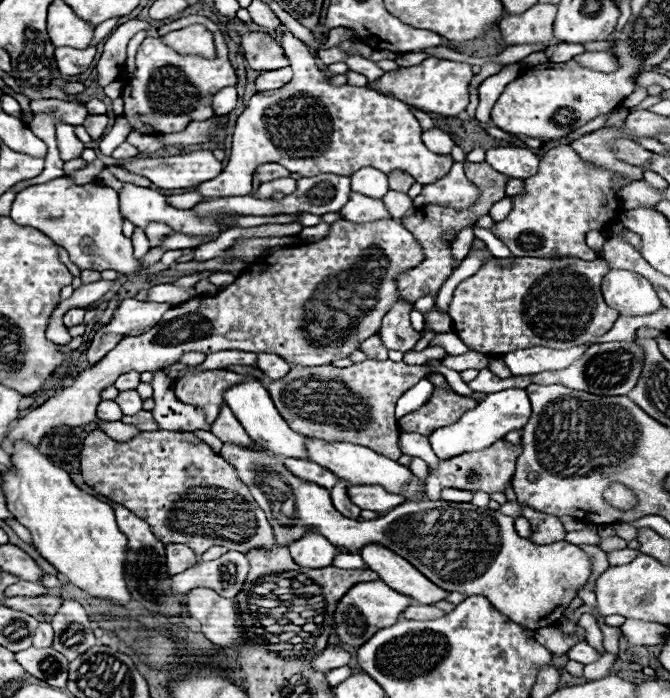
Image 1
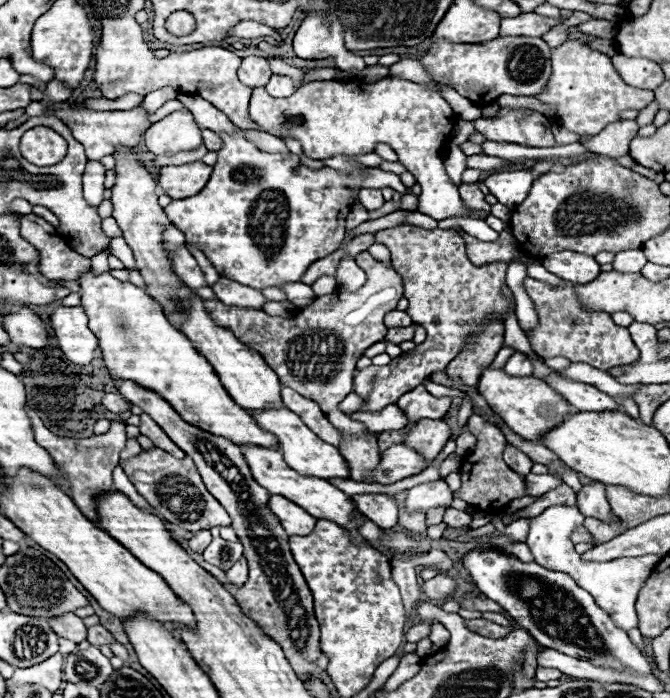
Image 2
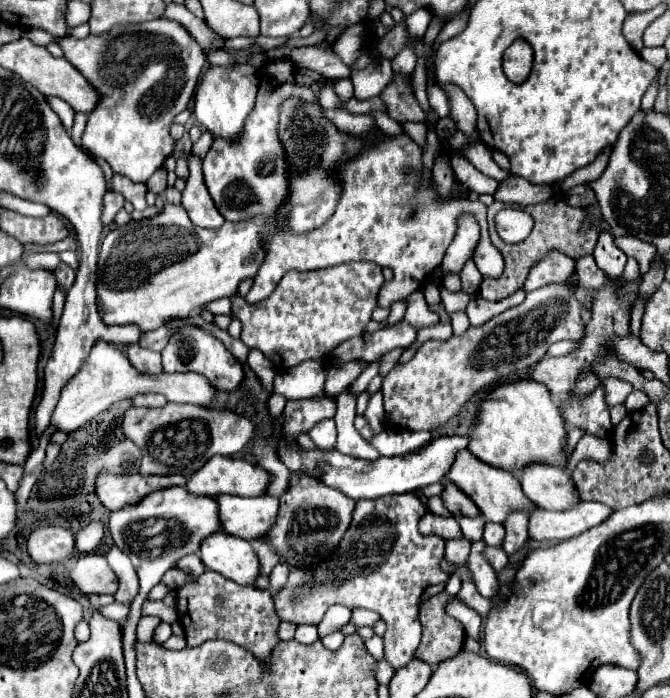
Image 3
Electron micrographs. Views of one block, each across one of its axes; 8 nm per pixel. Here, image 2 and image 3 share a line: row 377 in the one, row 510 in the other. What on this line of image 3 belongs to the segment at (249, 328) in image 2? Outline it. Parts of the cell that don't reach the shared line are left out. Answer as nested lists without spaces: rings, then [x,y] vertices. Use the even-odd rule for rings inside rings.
[[[290,472],[290,484],[280,496],[276,524],[272,524],[272,532],[264,540],[280,552],[280,562],[286,562],[290,568],[312,568],[322,556],[332,556],[352,522],[354,506],[356,500],[344,496],[338,488],[330,488],[306,472]]]

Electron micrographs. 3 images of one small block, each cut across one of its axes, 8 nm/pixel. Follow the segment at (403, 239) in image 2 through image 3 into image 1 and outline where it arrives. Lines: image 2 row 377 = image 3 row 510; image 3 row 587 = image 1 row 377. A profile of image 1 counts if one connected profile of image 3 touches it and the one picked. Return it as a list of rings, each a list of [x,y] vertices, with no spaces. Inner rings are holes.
[[[368,358],[348,368],[292,368],[282,380],[272,382],[268,392],[278,412],[294,432],[322,440],[348,440],[350,444],[364,444],[366,448],[398,460],[402,450],[398,446],[400,430],[394,416],[396,400],[422,378],[428,378],[430,372],[436,374],[438,368]]]

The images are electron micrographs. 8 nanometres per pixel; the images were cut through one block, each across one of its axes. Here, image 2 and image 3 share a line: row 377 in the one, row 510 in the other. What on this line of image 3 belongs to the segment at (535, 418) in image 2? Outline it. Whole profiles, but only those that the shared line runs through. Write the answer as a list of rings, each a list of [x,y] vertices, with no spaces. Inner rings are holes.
[[[464,450],[460,456],[456,456],[456,464],[450,468],[448,476],[450,482],[454,482],[466,496],[474,500],[474,504],[482,510],[486,522],[504,522],[506,516],[512,510],[526,510],[532,512],[536,506],[526,498],[526,494],[520,488],[518,478],[512,472],[504,472],[502,468],[492,468],[492,464],[482,464],[482,460],[476,460],[472,452]]]

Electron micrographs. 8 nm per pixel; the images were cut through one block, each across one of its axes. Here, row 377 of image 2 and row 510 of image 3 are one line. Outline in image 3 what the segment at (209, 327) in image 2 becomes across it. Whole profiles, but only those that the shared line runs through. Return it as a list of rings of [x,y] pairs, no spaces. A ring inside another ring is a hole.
[[[214,496],[220,508],[222,528],[244,540],[258,540],[266,536],[270,526],[276,520],[278,498],[274,496]]]

